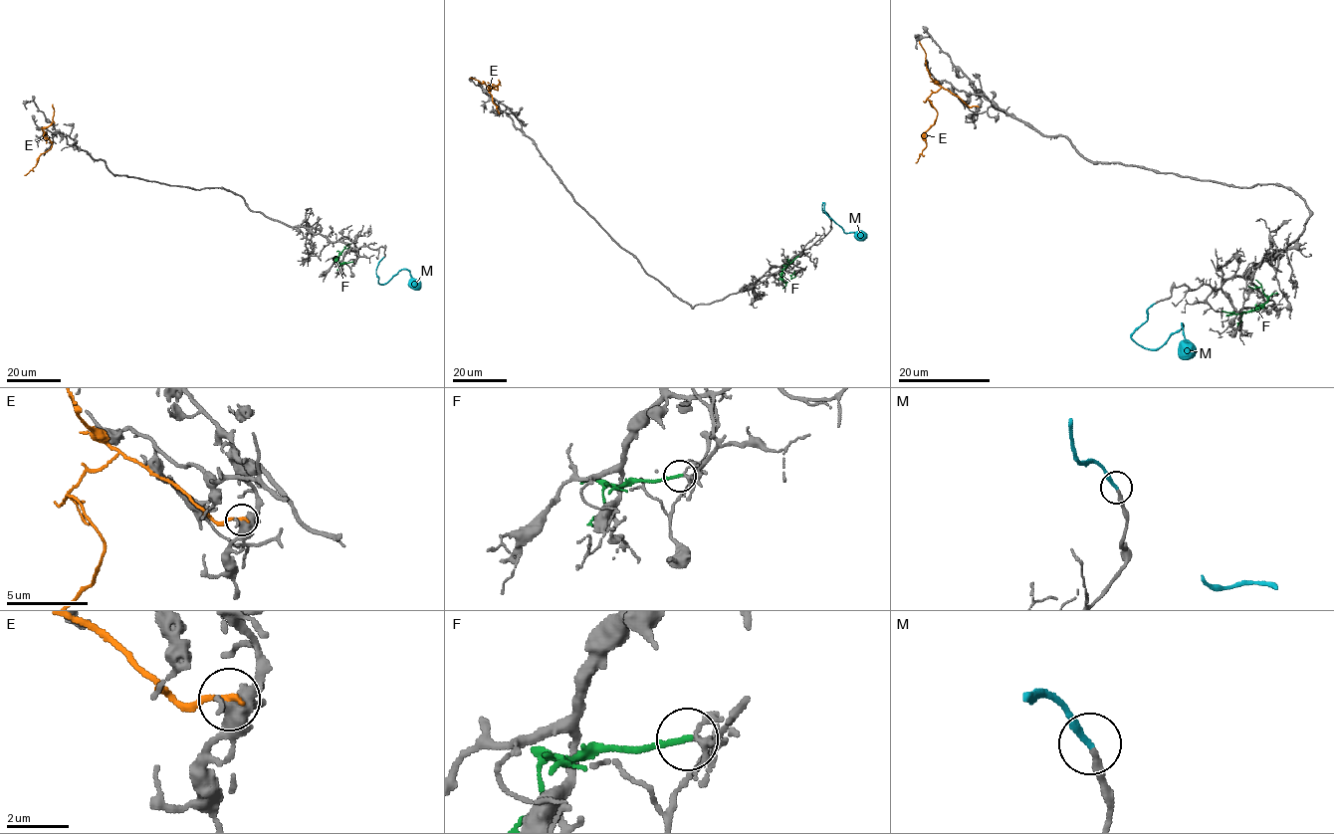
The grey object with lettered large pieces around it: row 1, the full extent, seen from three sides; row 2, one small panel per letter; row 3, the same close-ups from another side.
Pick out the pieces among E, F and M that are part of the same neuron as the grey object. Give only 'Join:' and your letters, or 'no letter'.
Join: M

